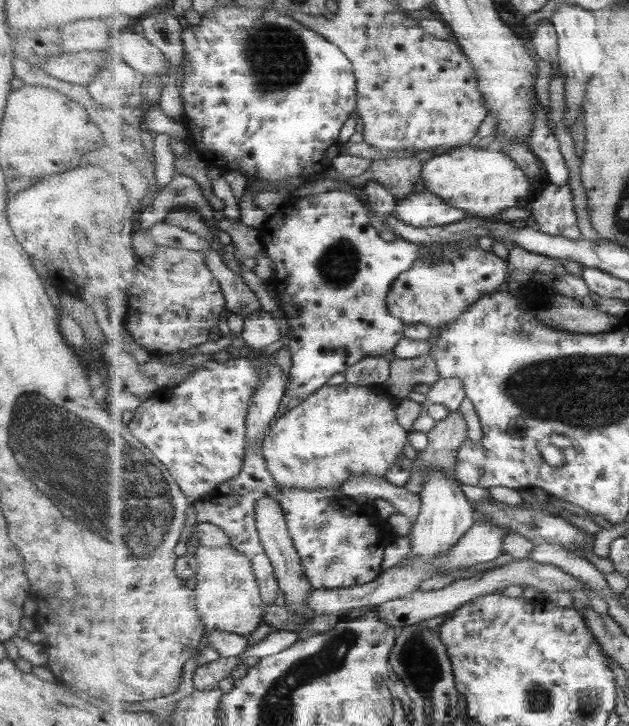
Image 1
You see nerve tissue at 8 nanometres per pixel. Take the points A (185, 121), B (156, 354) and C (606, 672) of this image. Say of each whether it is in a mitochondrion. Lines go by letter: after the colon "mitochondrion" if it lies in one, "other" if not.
A: other
B: other
C: other

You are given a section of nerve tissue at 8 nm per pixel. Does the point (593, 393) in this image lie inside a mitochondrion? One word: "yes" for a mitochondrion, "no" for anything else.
yes

